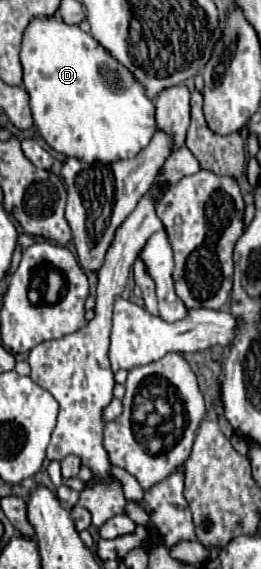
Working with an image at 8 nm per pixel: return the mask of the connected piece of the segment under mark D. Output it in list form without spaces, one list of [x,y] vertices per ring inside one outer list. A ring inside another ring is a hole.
[[[57,17],[33,19],[23,35],[21,45],[23,87],[29,93],[33,121],[57,153],[75,157],[81,163],[111,163],[135,157],[151,141],[155,127],[155,103],[145,95],[145,87],[131,75],[131,71],[109,55],[89,33],[77,25],[67,25]]]

